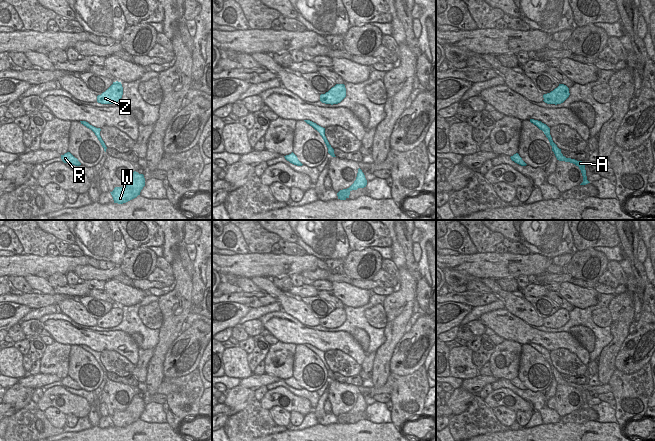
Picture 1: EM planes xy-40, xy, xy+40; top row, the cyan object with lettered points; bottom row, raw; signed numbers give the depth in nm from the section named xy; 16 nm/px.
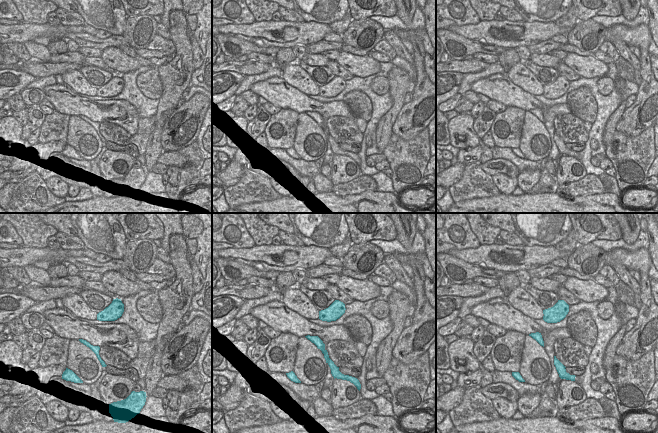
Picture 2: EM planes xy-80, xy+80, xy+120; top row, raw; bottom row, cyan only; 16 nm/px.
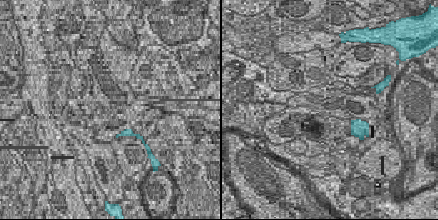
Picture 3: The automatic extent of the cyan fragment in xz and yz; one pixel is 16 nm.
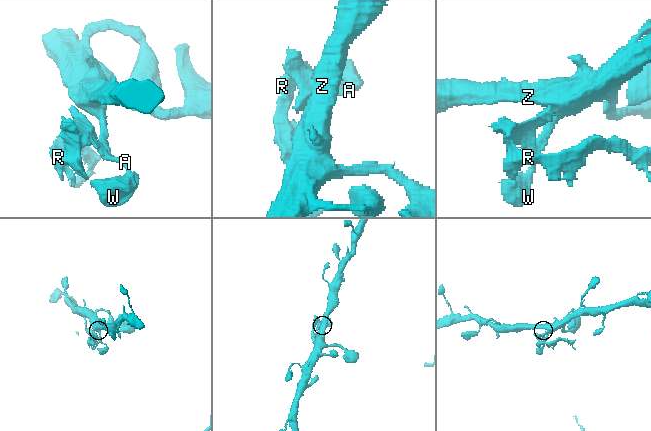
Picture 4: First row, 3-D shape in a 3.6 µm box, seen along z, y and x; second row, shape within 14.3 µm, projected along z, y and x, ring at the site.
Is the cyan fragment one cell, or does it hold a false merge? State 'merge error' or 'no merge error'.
merge error

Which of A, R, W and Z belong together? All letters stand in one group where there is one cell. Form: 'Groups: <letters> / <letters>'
Groups: A W Z / R

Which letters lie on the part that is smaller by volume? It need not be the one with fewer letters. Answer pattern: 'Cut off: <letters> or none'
Cut off: R

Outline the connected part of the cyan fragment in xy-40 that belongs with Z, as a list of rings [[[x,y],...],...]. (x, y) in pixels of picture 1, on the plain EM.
[[[113,306],[113,308],[101,319],[97,320],[97,326],[101,328],[113,328],[118,326],[123,319],[123,311],[121,306]]]

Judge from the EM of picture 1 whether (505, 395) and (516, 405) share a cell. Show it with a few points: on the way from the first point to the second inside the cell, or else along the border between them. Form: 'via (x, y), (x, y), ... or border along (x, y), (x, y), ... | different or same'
via (507, 398), (513, 405) | same

